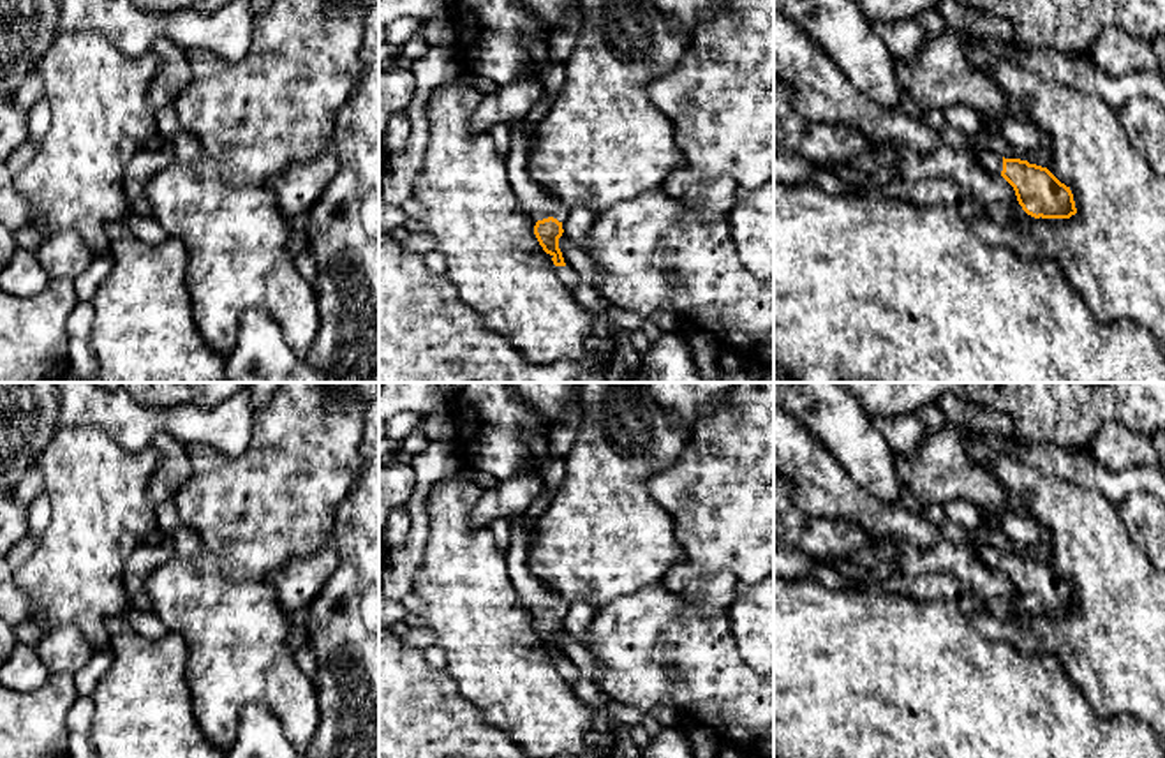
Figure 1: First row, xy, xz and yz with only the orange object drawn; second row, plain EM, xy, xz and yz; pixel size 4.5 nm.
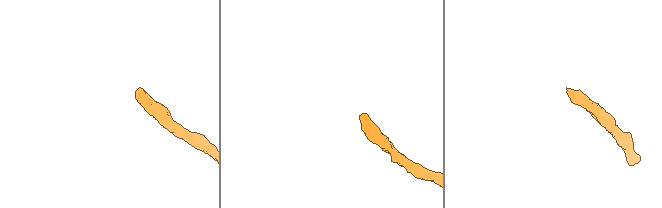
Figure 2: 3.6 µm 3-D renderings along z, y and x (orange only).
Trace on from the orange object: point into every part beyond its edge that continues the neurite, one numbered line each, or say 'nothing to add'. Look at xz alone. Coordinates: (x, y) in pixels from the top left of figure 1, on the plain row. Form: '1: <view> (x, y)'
1: xz (540, 600)

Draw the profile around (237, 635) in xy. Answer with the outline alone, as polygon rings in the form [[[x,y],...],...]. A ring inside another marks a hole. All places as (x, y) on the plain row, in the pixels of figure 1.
[[[201,548],[196,557],[174,555],[155,568],[145,580],[145,591],[166,629],[185,640],[194,717],[215,747],[227,753],[236,742],[243,709],[263,703],[280,717],[289,740],[307,749],[321,721],[317,687],[294,659],[287,613],[266,578],[229,580],[220,568],[220,554]]]

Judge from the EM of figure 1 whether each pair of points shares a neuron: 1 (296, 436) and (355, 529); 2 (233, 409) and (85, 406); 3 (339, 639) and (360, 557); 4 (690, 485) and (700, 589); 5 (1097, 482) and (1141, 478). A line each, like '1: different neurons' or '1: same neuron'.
1: different neurons
2: same neuron
3: same neuron
4: different neurons
5: same neuron

